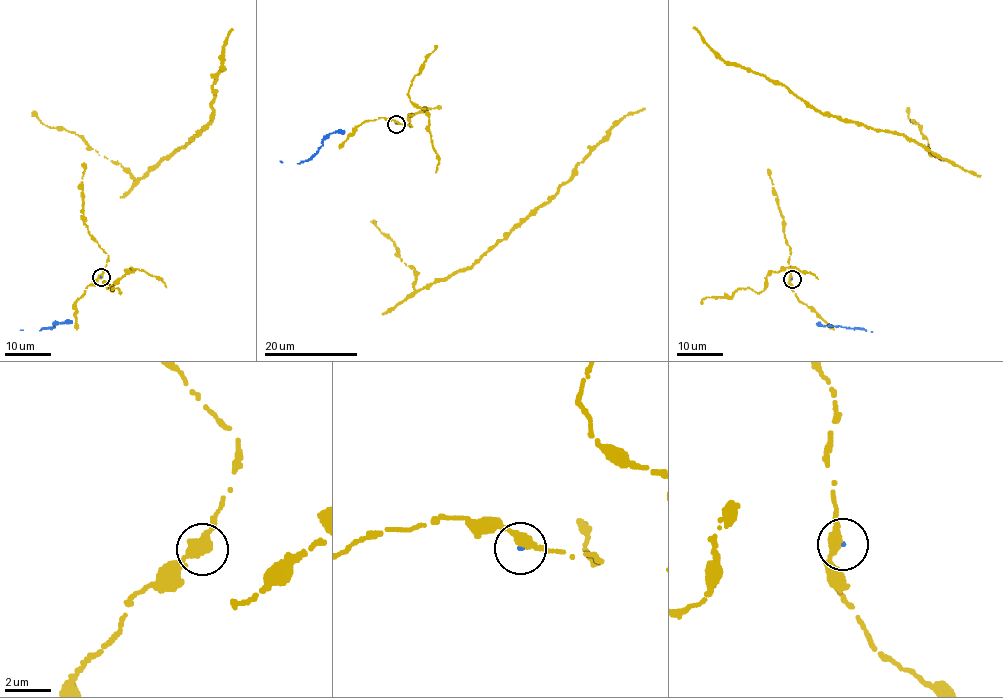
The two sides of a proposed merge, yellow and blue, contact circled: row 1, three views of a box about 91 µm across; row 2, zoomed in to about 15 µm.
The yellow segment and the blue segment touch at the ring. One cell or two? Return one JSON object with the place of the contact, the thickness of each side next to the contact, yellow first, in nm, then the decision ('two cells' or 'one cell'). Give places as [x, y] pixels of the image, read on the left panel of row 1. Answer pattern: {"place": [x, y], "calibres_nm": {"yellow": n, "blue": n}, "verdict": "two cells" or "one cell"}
{"place": [101, 277], "calibres_nm": {"yellow": 400, "blue": 100}, "verdict": "one cell"}

